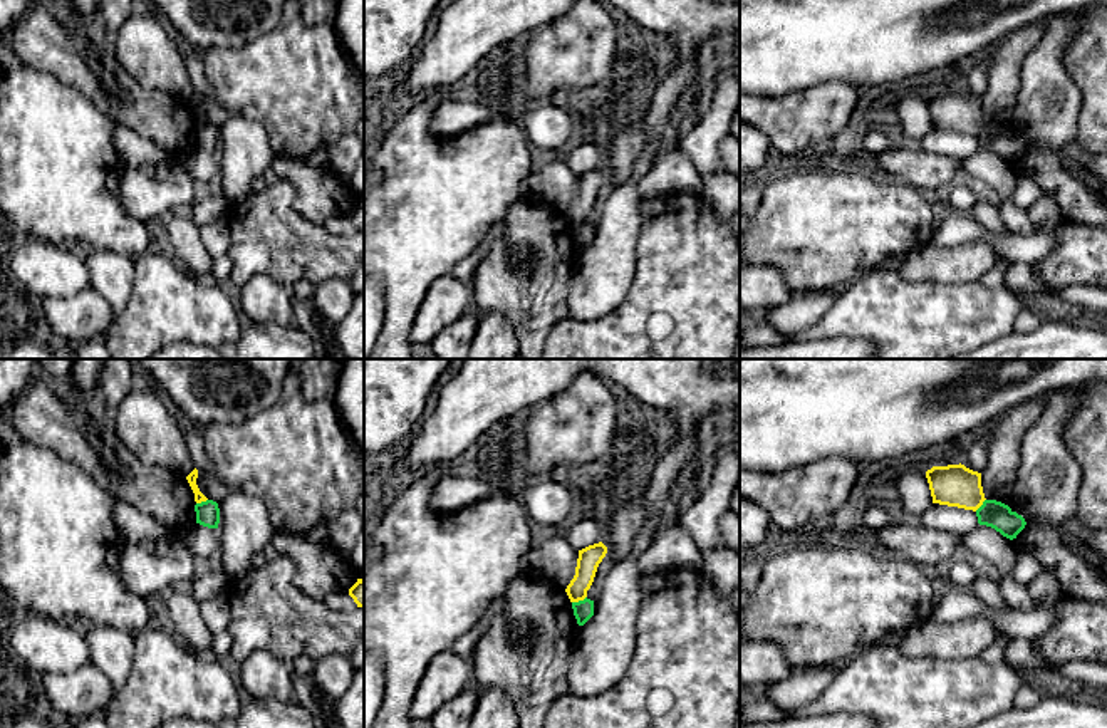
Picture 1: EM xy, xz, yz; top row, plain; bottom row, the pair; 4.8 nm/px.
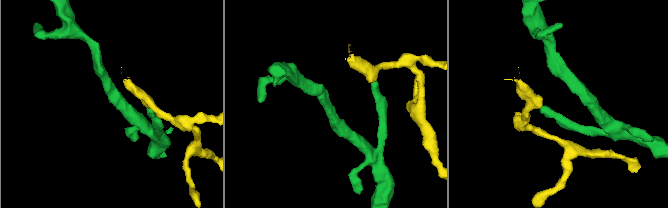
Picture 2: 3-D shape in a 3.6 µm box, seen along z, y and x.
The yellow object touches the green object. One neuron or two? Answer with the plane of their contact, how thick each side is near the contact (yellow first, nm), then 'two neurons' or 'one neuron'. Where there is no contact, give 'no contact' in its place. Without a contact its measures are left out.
contact in xz; calibres 110 and 100 nm; two neurons

